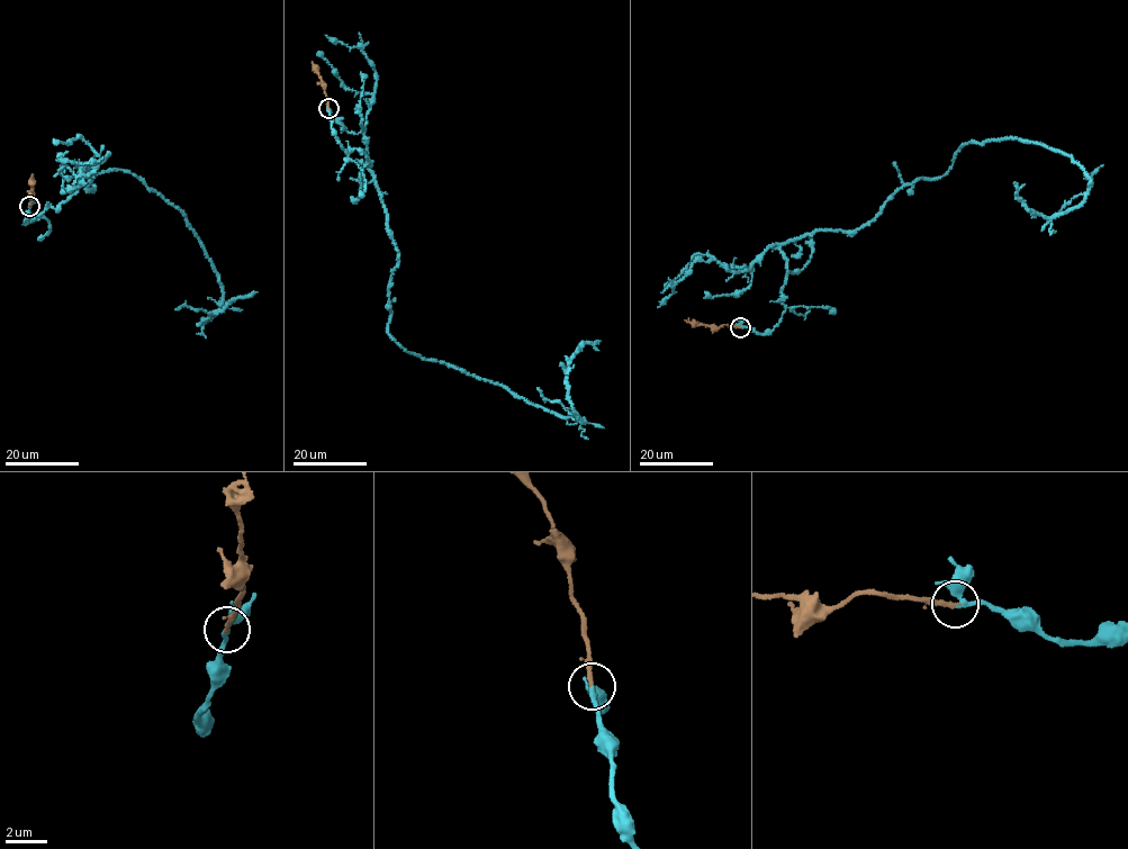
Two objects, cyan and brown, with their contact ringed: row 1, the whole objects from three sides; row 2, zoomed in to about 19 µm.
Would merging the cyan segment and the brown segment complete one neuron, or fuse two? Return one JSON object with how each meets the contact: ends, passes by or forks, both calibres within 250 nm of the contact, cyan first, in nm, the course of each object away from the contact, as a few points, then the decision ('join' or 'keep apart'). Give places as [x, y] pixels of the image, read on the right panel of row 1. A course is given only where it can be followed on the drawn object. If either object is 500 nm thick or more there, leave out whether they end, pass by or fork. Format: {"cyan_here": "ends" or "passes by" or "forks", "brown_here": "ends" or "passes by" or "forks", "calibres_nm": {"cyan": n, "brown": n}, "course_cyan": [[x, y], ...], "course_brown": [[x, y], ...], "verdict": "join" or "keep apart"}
{"cyan_here": "passes by", "brown_here": "ends", "calibres_nm": {"cyan": 220, "brown": 240}, "course_cyan": [[740, 327], [781, 318], [781, 247], [862, 227], [964, 143], [1038, 143], [1090, 182], [1049, 217], [1014, 181]], "course_brown": [[740, 327], [718, 327], [684, 321]], "verdict": "join"}

